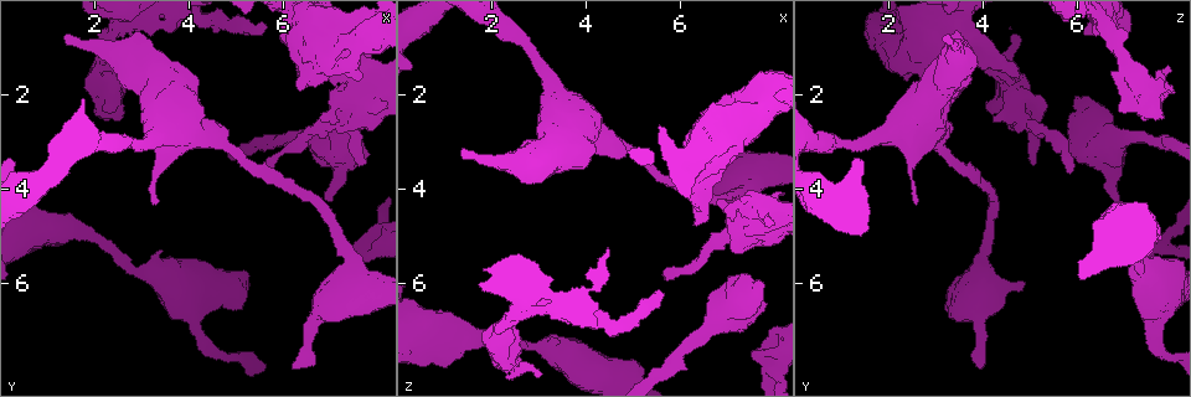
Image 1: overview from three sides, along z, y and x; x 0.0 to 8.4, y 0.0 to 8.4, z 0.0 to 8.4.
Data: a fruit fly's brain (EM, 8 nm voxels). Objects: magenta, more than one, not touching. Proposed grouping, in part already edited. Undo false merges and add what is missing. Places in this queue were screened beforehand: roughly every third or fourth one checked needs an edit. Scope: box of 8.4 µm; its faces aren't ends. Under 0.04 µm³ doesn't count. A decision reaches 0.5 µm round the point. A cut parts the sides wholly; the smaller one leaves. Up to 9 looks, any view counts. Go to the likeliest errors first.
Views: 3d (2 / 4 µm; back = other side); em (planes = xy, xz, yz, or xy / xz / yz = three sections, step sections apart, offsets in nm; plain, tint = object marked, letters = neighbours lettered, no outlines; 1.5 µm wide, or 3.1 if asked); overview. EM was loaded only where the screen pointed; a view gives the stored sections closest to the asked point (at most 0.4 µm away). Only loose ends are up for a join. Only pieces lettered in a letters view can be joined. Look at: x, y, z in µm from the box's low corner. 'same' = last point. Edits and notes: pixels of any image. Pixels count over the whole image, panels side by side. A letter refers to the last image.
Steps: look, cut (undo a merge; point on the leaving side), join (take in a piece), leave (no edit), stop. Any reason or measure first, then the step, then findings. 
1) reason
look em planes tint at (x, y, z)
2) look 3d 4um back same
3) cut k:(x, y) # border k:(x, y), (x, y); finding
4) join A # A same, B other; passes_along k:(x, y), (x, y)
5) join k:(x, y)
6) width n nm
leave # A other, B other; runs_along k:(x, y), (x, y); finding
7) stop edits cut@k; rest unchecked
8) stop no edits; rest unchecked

free end
look em xy step 8 tint at (7.05, 4.30, 6.80)

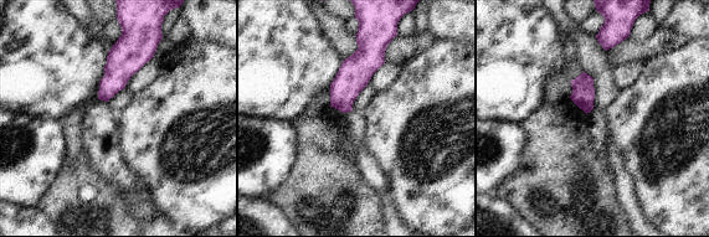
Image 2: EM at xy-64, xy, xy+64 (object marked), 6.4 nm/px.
look em planes letters same

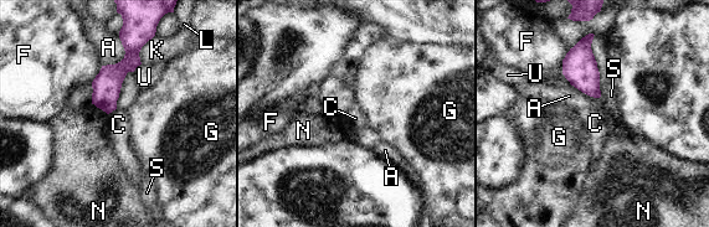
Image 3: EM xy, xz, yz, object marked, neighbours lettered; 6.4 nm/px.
leave # A other, C other, F other, G other, K other, L other, N other, S other, U other; no lettered piece goes on from it

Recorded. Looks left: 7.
look 3d 2um at (5.60, 0.55, 6.20)

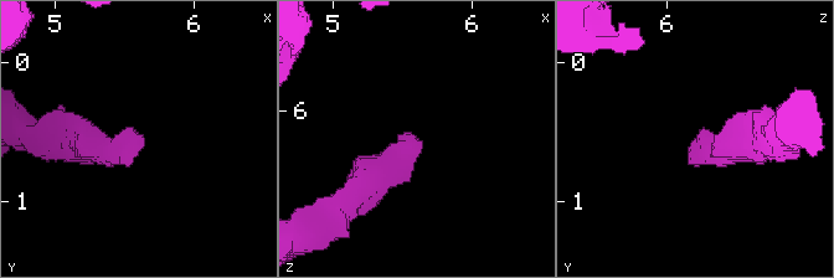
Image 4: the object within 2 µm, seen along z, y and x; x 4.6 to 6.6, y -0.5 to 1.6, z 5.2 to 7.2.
look em yz step 8 letters at (5.64, 0.54, 6.22)

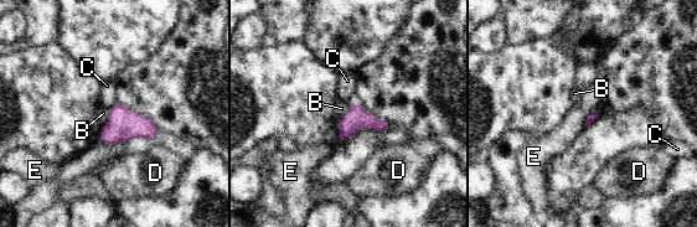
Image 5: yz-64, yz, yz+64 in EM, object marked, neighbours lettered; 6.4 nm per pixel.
look em planes letters same

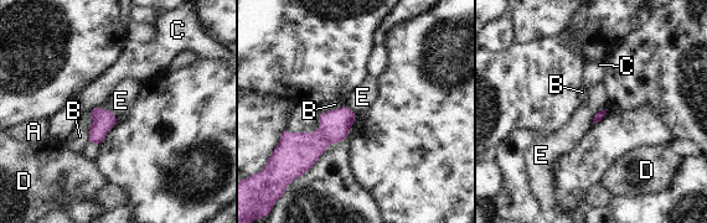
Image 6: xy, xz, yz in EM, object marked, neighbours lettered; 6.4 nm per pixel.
longest_contact B 220 nm
leave # A other, B other, C other, D other, E other; no lettered piece goes on from it

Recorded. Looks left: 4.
an open end
look 3d 4um back at (7.70, 2.05, 5.90)

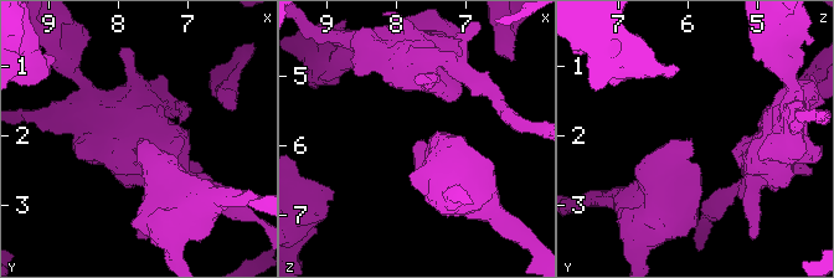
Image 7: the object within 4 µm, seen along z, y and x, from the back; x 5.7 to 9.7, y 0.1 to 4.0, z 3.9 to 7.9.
look em xz step 4 letters at (7.65, 2.05, 5.90)

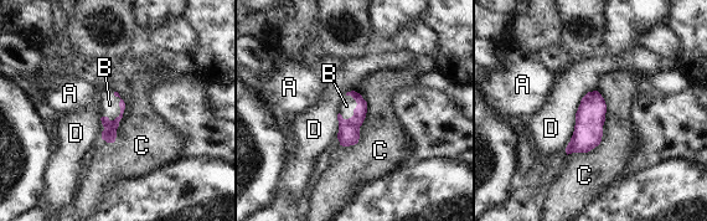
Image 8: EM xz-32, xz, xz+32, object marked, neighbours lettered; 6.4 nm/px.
another direction
look em planes letters same

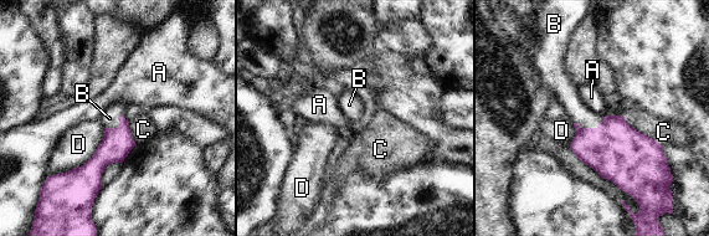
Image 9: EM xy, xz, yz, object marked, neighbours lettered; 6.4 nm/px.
join B # A other, B same, C other, D other; passes_along 9:(617, 152), (590, 128), (569, 97); it goes on there

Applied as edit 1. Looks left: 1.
stop edits join@9; rest unchecked

